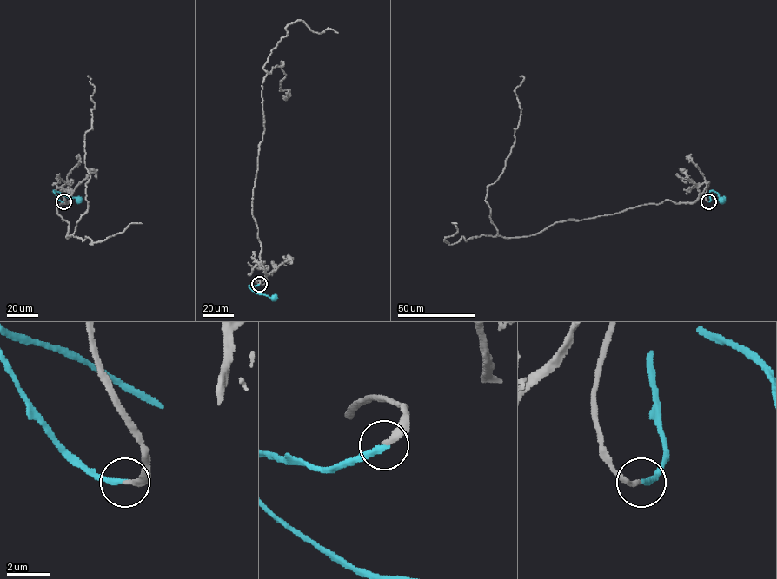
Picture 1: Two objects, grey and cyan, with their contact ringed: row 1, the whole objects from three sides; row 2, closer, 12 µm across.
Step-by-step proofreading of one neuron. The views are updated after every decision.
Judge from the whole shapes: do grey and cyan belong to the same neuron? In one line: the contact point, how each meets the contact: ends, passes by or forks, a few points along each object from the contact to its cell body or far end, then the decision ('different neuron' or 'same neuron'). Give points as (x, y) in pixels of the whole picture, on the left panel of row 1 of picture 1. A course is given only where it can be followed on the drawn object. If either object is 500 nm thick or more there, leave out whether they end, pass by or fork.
at (63, 201); grey ends there; cyan ends there; grey runs (63, 201), (69, 182), (70, 199), (56, 207), (67, 238), (87, 209), (87, 76); cyan runs (63, 201), (54, 190), (69, 197), (79, 197), (79, 200); same neuron

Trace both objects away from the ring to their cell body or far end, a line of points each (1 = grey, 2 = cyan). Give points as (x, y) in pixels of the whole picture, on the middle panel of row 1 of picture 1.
1: (258, 284), (266, 273), (252, 212), (262, 82), (282, 62), (280, 90), (290, 94), (282, 95)
2: (258, 284), (249, 286), (256, 292), (275, 298)

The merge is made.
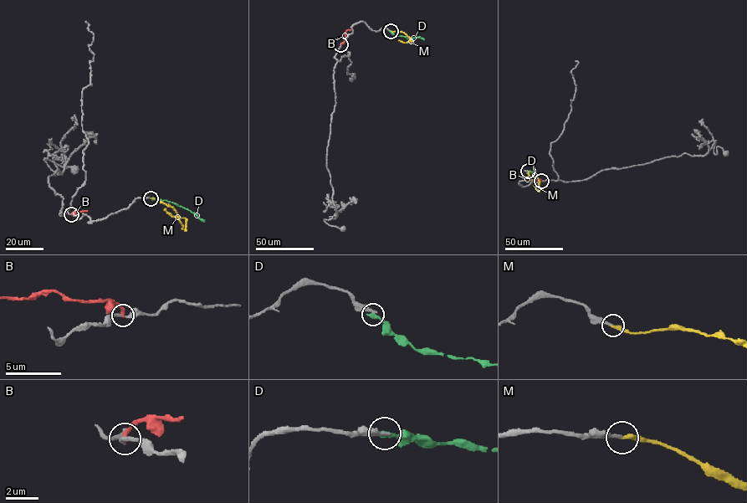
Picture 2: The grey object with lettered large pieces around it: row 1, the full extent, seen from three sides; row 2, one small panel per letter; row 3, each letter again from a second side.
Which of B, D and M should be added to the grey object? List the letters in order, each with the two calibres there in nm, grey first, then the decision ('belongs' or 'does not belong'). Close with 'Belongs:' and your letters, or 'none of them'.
B: 240 nm thick on the grey side, 280 nm on the other; does not belong
D: 320 nm thick on the grey side, 360 nm on the other; does not belong
M: 190 nm thick on the grey side, 280 nm on the other; belongs
Belongs: M

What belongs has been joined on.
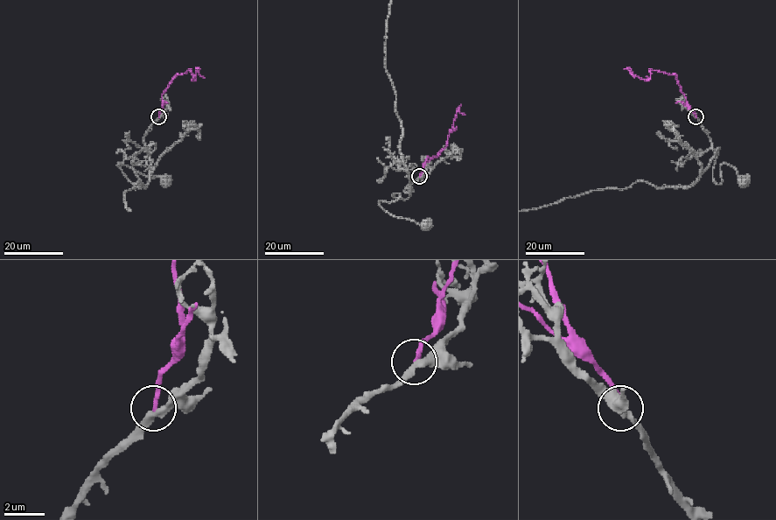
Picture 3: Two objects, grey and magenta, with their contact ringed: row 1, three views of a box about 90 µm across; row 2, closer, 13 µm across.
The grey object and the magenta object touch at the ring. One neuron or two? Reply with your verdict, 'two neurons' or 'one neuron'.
two neurons

